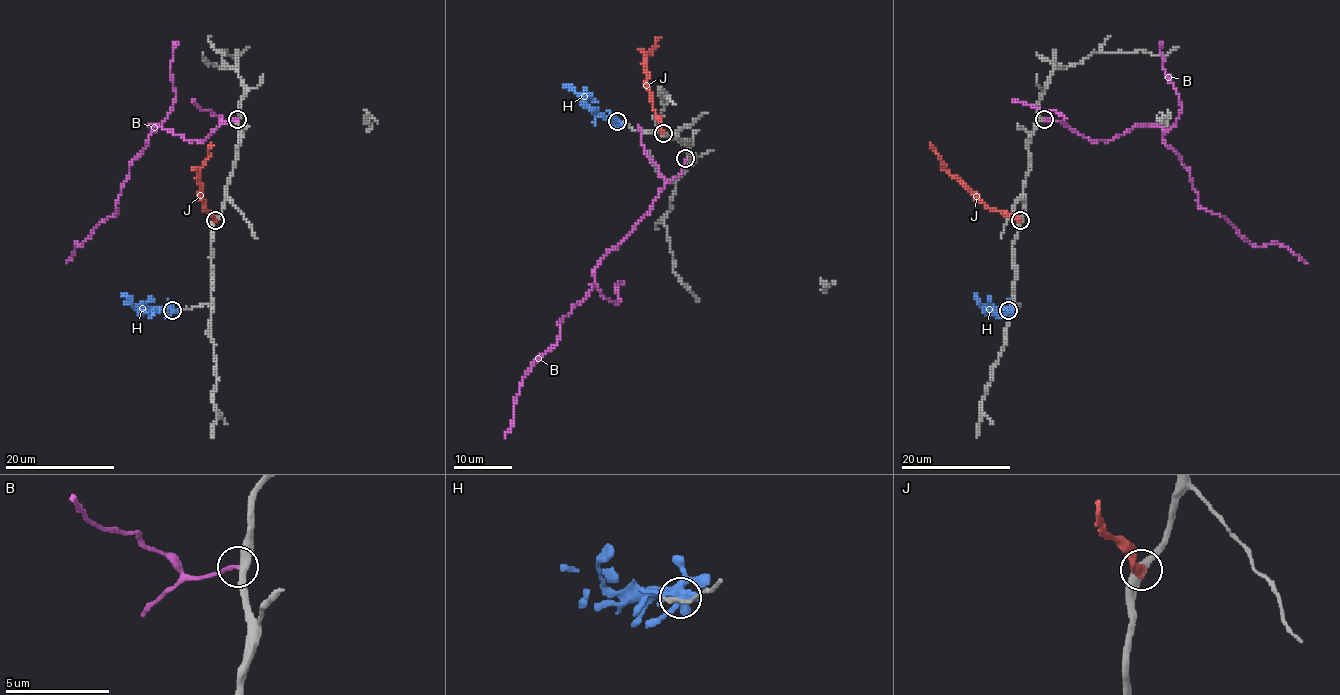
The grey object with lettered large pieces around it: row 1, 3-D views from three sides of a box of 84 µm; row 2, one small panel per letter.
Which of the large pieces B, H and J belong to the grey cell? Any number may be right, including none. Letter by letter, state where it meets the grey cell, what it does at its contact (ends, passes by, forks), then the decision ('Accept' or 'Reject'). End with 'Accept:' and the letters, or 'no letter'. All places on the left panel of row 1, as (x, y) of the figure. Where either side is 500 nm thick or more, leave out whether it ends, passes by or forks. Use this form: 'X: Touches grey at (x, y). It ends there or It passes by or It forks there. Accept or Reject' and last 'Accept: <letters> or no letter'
B: Touches grey at (237, 119). It ends there. Accept
H: Touches grey at (172, 310). It forks there. Reject
J: Touches grey at (215, 220). It ends there. Reject
Accept: B

